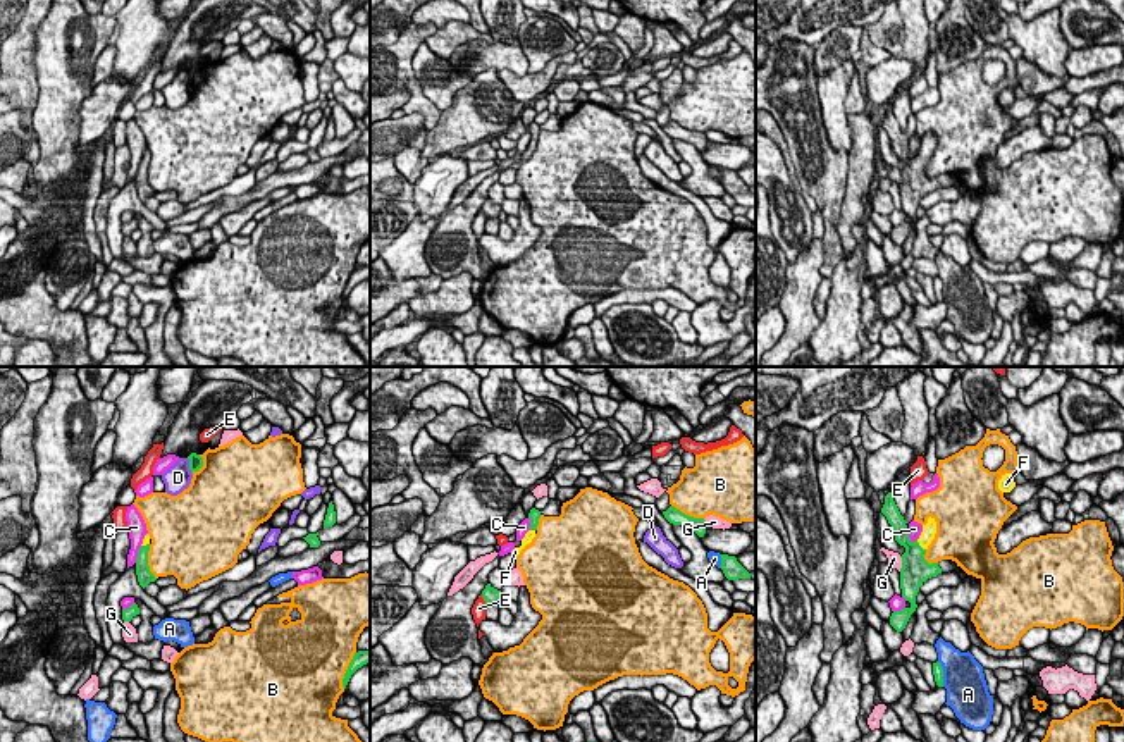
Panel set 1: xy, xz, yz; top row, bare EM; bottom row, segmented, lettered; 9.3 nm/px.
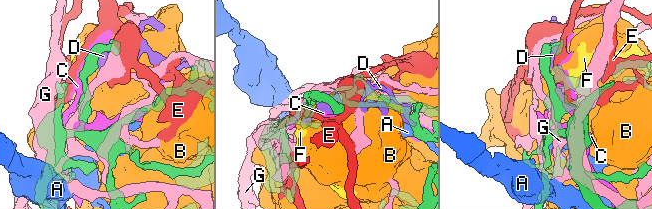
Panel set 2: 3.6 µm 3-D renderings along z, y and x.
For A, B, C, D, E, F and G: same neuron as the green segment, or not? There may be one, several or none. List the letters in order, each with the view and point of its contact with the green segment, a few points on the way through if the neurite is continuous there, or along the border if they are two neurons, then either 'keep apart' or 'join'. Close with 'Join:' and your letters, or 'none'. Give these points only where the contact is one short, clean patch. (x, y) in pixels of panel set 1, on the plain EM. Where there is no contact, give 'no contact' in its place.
A: yz (942, 288) | keep apart
B: xy (147, 176) | keep apart
C: xy (138, 169) | keep apart
D: xy (190, 81) | keep apart
E: xz (484, 214) | keep apart
F: yz (920, 160) | across yz (914, 185), (920, 160), (928, 147) | join
G: yz (902, 178) | keep apart
Join: F

